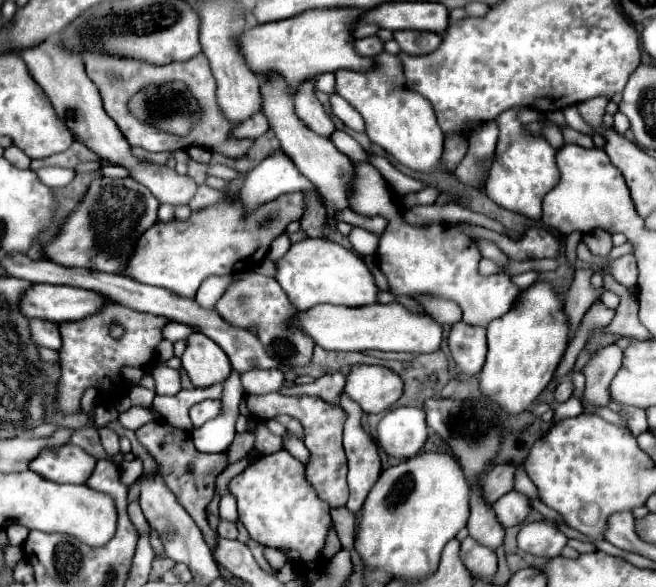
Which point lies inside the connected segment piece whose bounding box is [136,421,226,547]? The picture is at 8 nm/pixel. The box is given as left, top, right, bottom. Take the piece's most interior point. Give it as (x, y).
(190, 474)

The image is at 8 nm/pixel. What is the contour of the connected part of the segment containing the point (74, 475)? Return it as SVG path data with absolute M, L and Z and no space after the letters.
M68 443L58 449L40 453L30 461L30 469L54 483L76 483L84 485L92 475L96 459L84 449Z

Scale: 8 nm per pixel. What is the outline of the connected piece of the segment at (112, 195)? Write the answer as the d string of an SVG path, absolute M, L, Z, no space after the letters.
M98 177L90 185L90 191L86 193L84 201L68 217L58 237L44 251L48 259L54 259L58 265L64 267L88 267L94 271L120 273L138 237L152 223L156 223L158 205L160 203L152 197L150 189L132 181L130 177Z

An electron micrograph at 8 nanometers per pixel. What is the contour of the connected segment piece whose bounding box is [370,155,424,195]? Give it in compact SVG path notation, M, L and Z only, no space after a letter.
M370 155L370 163L382 173L382 177L390 183L392 191L398 193L398 195L408 195L408 193L412 193L412 191L420 191L420 189L424 189L424 185L422 185L420 181L402 175L402 173L400 173L398 169L394 169L394 167L388 163L388 159L384 159L384 157Z

